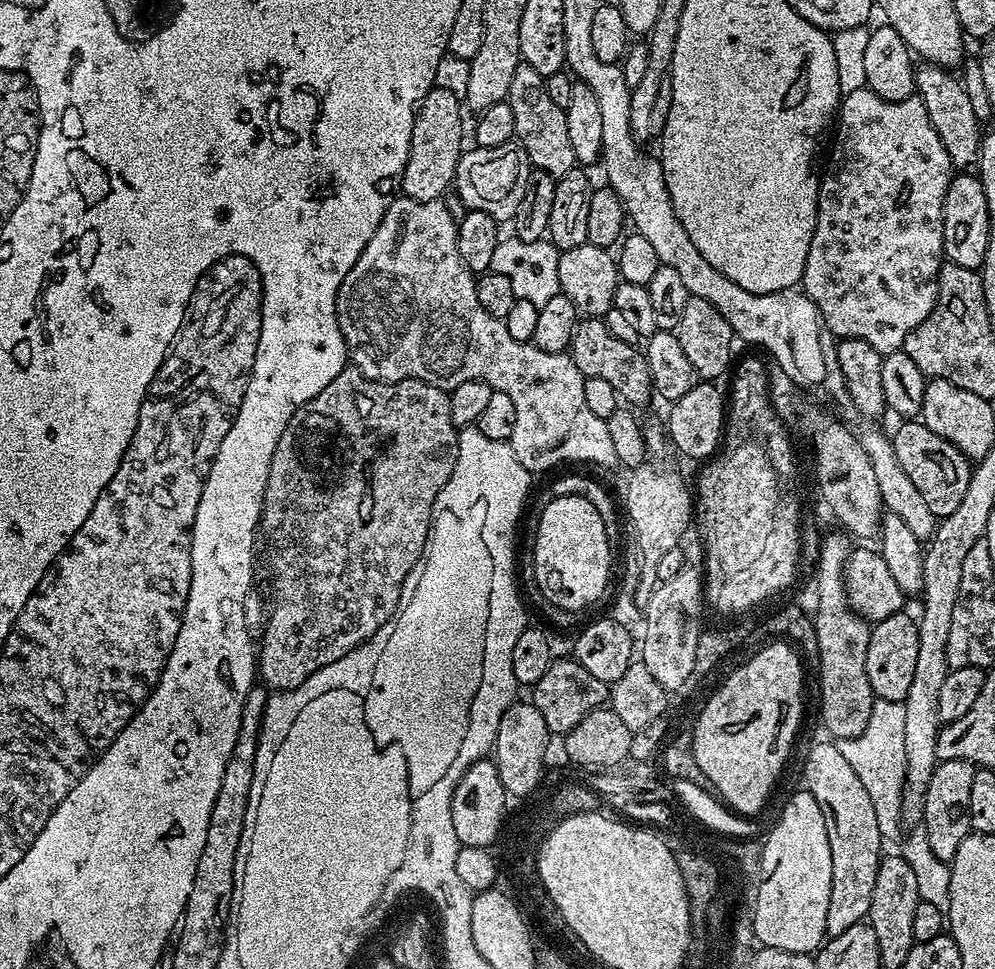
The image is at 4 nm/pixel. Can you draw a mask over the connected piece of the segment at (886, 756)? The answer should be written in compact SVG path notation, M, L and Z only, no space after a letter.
M873 699L870 722L866 730L849 740L839 741L846 762L854 766L854 774L862 778L870 802L874 802L874 814L878 814L878 830L888 838L899 830L904 814L908 762L906 760L906 706L902 702L886 702Z

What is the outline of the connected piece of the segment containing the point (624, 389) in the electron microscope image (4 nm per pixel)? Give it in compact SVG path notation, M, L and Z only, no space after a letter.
M584 318L577 323L572 332L570 355L574 366L578 366L584 377L602 378L610 382L610 386L614 386L616 395L625 405L640 410L648 399L653 399L650 366L643 351L635 344L622 342L622 338L614 338L614 334L610 334L610 330L604 325L603 319Z

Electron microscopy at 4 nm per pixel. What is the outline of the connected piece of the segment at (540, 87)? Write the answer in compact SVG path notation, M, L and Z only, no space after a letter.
M521 62L514 70L514 78L508 91L508 105L514 114L515 143L526 150L533 169L545 171L555 178L577 167L570 137L566 135L566 114L562 106L556 105L550 94L546 94L546 78L534 70L534 66Z

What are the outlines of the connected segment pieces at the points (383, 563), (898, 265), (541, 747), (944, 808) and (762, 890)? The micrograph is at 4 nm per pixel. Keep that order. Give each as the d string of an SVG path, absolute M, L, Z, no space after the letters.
M346 366L338 374L338 378L334 378L334 382L330 382L330 386L326 386L326 390L322 390L317 396L310 398L293 414L286 426L286 430L282 430L282 438L278 438L278 446L274 450L274 458L270 462L270 474L268 475L266 490L264 491L264 509L260 512L259 531L262 533L263 543L264 540L268 543L268 572L272 575L272 609L268 612L268 625L264 628L264 637L261 640L259 637L258 640L258 676L269 689L276 692L289 692L289 690L298 687L302 682L306 682L306 678L310 678L310 674L322 670L322 666L330 666L330 662L338 662L338 658L350 654L350 650L354 650L358 646L365 644L370 638L374 638L374 634L378 634L378 630L382 626L386 626L386 622L395 614L396 607L399 605L400 591L403 588L403 582L406 581L406 576L410 574L412 567L421 563L426 551L426 545L430 539L432 530L432 507L442 490L442 486L446 486L446 482L452 476L457 454L458 429L454 418L450 418L450 398L448 397L448 392L438 386L430 386L430 382L422 382L421 380L409 378L390 384L382 380L366 378L360 373L359 368Z
M867 86L854 90L853 92L843 93L840 107L838 109L838 123L836 128L836 145L832 148L832 161L828 164L828 169L823 169L820 177L820 197L818 198L818 206L816 207L816 225L814 226L814 234L810 238L810 250L806 254L806 266L804 267L804 279L802 281L802 291L811 298L813 302L818 306L820 311L820 317L824 319L825 329L829 333L832 332L836 335L836 338L862 338L866 342L870 342L870 346L874 346L874 350L878 350L881 354L887 354L890 352L901 351L906 342L906 338L913 332L920 323L925 320L927 316L932 313L934 306L936 305L936 291L940 289L939 275L940 266L945 263L946 257L944 254L944 239L942 238L942 222L944 221L944 199L946 198L946 190L950 186L954 175L954 169L950 162L950 154L946 154L946 146L942 146L942 138L938 138L938 130L934 130L934 122L930 120L930 114L926 110L926 106L920 101L919 95L912 95L905 100L899 100L898 102L890 102L889 100L883 100L878 98L878 94L874 94Z
M514 702L502 714L502 718L494 725L496 732L496 756L494 763L498 770L498 778L502 778L502 786L509 797L528 796L540 784L544 776L544 759L548 756L548 739L550 733L542 714L530 702Z
M942 760L930 774L930 782L924 795L924 818L922 829L926 847L934 850L934 858L951 862L962 846L962 838L972 831L970 826L970 786L974 782L977 765L969 760Z
M799 790L784 804L776 825L762 840L760 849L760 881L756 884L756 909L750 919L756 939L765 948L787 952L815 953L826 939L826 909L830 907L830 838L818 802L806 790Z

